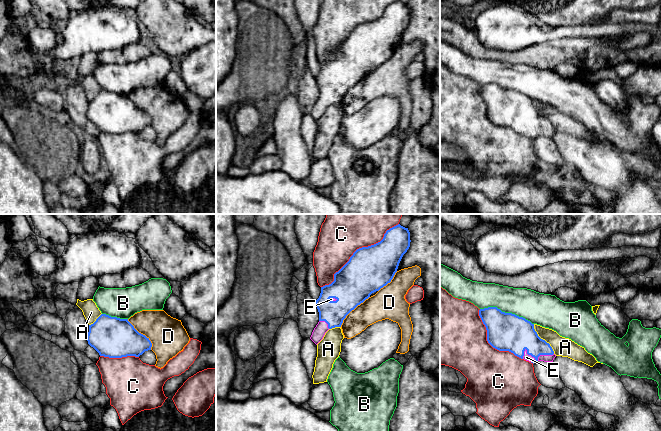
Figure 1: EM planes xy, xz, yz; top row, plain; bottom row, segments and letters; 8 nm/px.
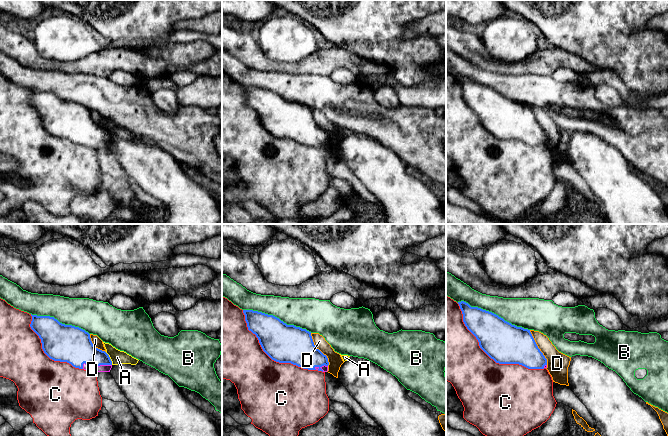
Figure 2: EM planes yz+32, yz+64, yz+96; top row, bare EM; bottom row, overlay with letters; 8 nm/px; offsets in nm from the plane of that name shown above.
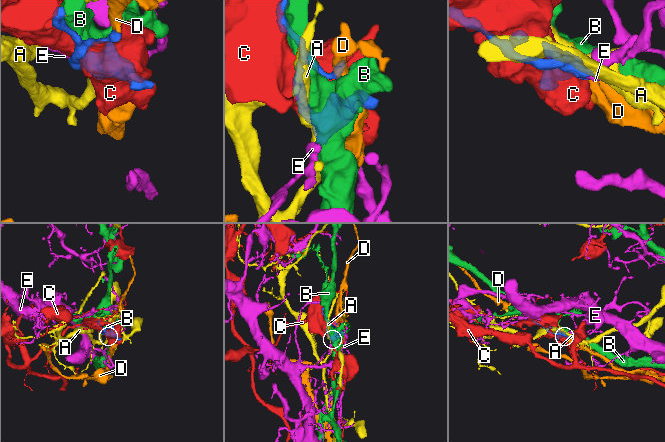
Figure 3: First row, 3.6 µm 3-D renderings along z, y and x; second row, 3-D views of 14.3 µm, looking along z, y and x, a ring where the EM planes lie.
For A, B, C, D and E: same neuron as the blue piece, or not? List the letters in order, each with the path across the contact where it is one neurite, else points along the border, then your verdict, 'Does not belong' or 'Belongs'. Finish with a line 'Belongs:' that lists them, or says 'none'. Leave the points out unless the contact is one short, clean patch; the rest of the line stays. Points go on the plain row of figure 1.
A: Does not belong
B: Does not belong
C: Does not belong
D: Does not belong
E: Path across: yz (507, 108), (529, 130), (526, 133). Belongs
Belongs: E

